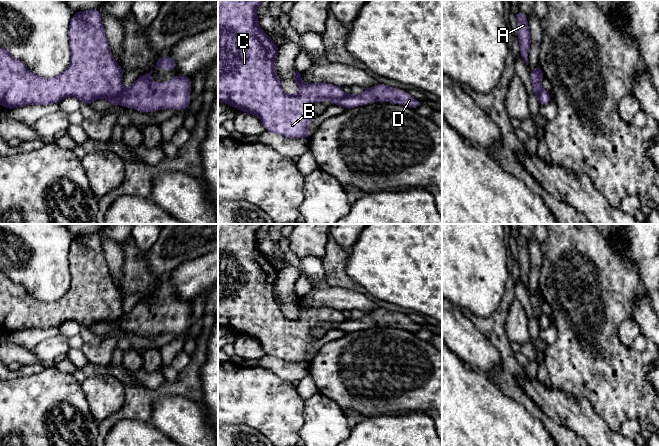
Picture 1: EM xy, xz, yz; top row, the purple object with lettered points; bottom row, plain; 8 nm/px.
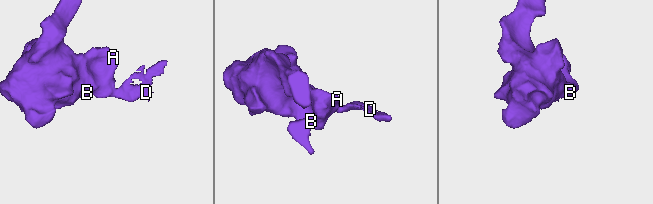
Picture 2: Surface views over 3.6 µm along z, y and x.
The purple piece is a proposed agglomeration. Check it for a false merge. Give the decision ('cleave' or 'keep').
cleave

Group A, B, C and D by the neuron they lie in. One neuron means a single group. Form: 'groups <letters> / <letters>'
groups A B C / D

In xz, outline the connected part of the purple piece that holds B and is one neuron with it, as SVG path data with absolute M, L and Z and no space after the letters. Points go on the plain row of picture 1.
M218 224L218 326L227 327L238 332L239 335L257 339L265 354L272 357L294 363L310 362L312 358L307 354L307 349L317 340L311 336L312 329L318 325L338 325L346 319L343 313L336 309L303 307L302 297L296 292L293 293L293 300L298 309L298 318L292 320L284 316L274 290L278 270L258 249L256 233L263 225Z

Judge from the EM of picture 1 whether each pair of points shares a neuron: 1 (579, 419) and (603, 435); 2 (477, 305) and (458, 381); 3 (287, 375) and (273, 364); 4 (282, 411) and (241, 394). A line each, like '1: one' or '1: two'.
1: one
2: two
3: one
4: one

